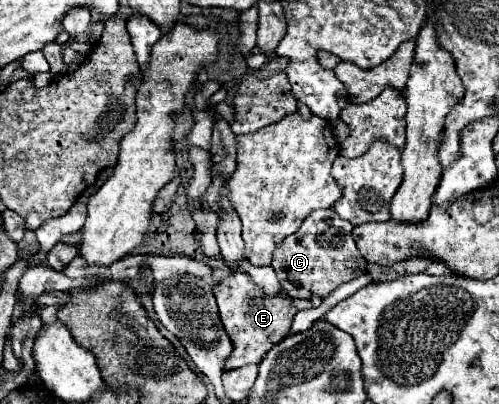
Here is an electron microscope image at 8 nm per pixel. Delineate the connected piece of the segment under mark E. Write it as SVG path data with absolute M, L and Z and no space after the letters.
M235 272L233 276L217 284L215 298L221 322L235 344L235 350L225 364L225 370L241 368L247 364L259 364L265 358L265 354L289 334L293 316L297 314L297 308L291 306L291 298L287 294L265 296L265 292L261 292L261 288L257 288L253 280L249 280L249 276L241 272Z

